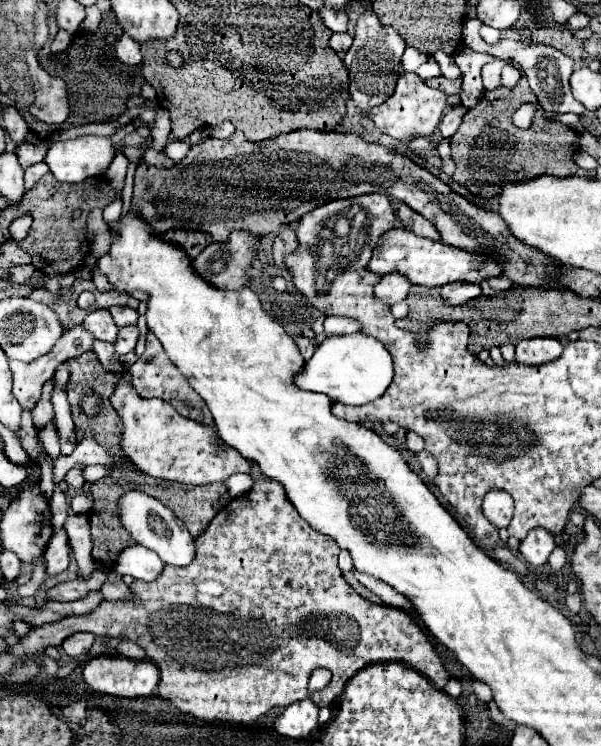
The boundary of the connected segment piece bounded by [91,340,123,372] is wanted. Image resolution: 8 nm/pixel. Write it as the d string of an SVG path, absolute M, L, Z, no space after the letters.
M93 340L93 348L91 350L97 354L97 358L101 360L101 364L107 370L111 370L111 372L121 372L123 370L123 366L119 362L119 356L113 350L113 344L103 342L103 340Z

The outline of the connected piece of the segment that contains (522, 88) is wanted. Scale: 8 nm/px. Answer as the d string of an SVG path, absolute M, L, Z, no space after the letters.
M521 78L515 88L499 86L485 92L481 102L475 108L467 110L467 114L463 116L459 130L451 138L451 158L457 168L453 180L463 184L471 194L491 198L497 196L501 184L505 184L507 180L527 180L545 172L553 176L577 174L575 154L581 148L581 134L565 124L547 122L541 116L541 108L531 128L517 128L511 116L523 102L537 104L537 96L529 88L527 78Z

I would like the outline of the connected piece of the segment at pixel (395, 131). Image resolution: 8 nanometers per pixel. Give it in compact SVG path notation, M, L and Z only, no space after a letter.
M403 72L397 80L397 88L395 88L393 96L387 102L383 102L381 106L377 106L373 112L369 112L369 118L377 126L381 126L381 132L395 136L395 138L431 136L437 130L439 120L445 114L445 108L453 108L453 106L461 104L459 96L447 96L445 92L441 92L441 96L445 96L445 104L437 104L437 90L427 86L417 74Z

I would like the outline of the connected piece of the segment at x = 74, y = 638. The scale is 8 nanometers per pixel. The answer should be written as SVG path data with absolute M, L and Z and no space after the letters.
M75 632L75 634L71 634L71 636L67 636L67 638L63 640L61 648L63 648L69 656L79 658L79 656L85 656L85 654L89 652L93 640L95 640L93 634L87 634L87 632Z

